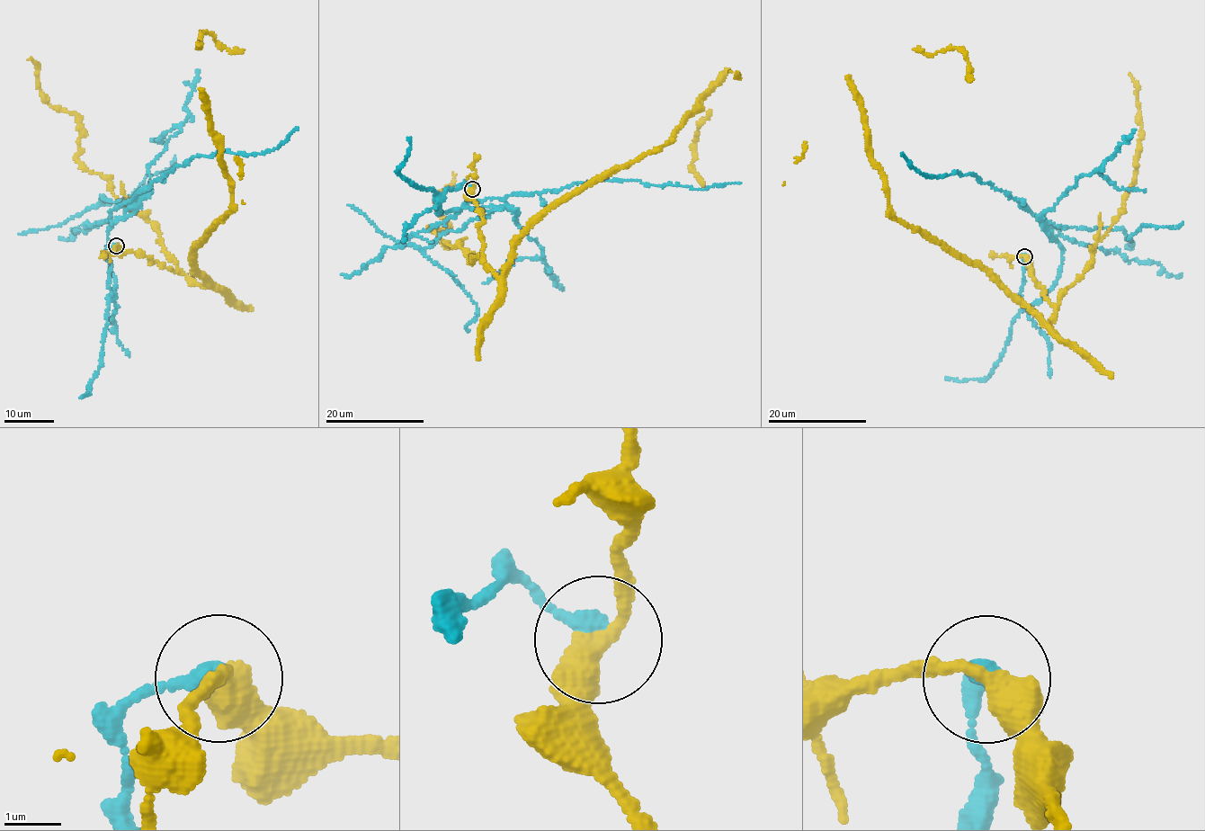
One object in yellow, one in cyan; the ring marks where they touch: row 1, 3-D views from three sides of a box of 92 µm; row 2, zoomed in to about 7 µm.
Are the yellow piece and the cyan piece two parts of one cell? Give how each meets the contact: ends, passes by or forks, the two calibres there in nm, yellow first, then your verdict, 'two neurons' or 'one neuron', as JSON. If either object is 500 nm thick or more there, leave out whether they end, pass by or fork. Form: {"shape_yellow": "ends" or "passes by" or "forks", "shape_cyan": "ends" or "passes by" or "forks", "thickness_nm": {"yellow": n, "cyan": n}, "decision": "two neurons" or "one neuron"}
{"shape_yellow": "passes by", "shape_cyan": "ends", "thickness_nm": {"yellow": 420, "cyan": 320}, "decision": "two neurons"}

